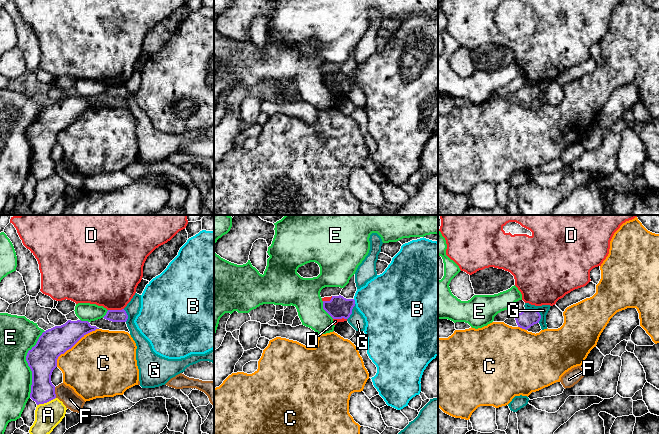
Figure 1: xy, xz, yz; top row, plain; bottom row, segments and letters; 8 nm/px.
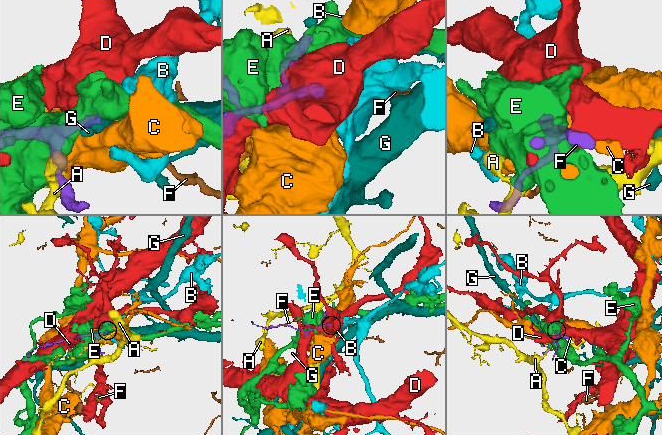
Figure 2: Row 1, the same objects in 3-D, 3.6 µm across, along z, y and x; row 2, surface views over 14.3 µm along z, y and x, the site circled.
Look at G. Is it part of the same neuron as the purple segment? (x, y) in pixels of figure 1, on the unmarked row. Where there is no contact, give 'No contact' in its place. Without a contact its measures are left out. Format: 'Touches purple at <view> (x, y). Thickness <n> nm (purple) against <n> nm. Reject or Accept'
Touches purple at yz (537, 87). Thickness 140 nm (purple) against 80 nm. Reject

